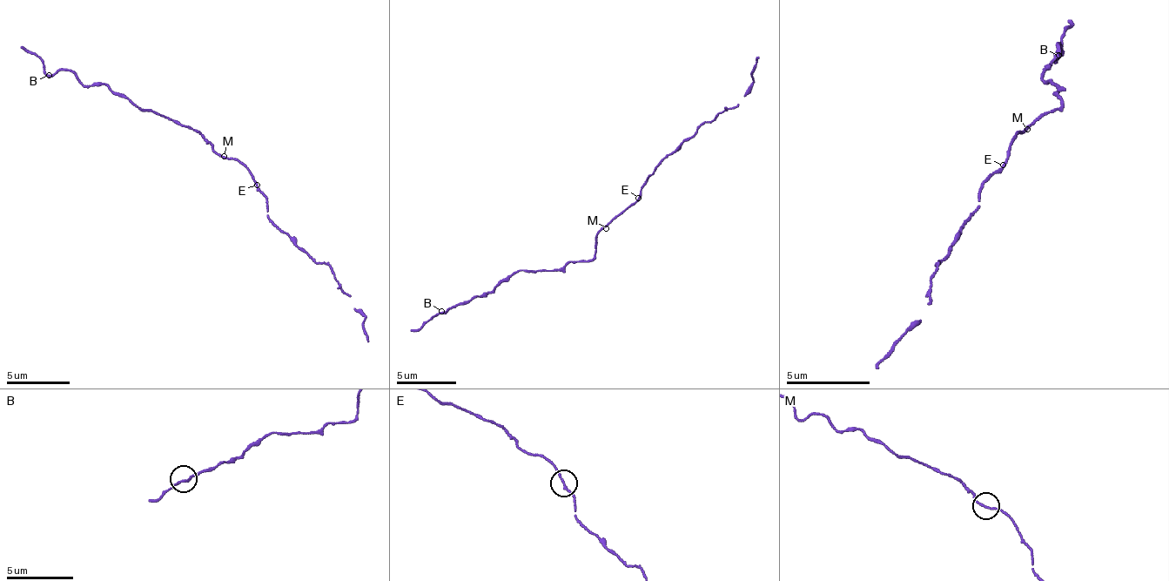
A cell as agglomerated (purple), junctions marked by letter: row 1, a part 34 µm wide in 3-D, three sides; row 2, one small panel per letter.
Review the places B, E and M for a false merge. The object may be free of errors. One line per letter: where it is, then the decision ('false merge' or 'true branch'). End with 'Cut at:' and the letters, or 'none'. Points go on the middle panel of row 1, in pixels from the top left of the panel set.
B: at (441, 311); true branch
E: at (638, 198); true branch
M: at (606, 228); true branch
Cut at: none

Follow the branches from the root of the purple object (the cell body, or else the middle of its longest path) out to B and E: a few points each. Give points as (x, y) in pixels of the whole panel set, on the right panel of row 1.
B: (1018, 131), (1061, 104), (1052, 96), (1058, 86), (1040, 82), (1052, 57), (1057, 58), (1058, 43), (1058, 55)
E: (1018, 131), (1009, 145), (1004, 163)

